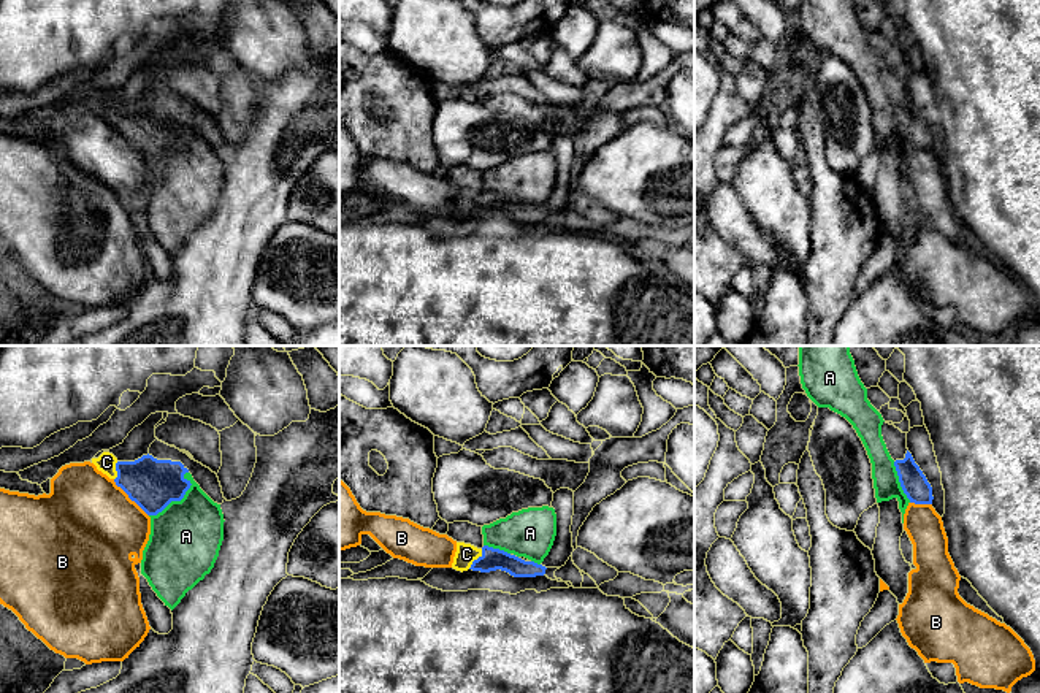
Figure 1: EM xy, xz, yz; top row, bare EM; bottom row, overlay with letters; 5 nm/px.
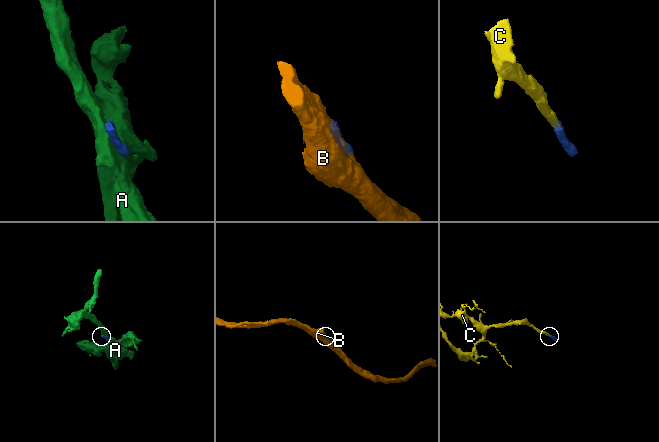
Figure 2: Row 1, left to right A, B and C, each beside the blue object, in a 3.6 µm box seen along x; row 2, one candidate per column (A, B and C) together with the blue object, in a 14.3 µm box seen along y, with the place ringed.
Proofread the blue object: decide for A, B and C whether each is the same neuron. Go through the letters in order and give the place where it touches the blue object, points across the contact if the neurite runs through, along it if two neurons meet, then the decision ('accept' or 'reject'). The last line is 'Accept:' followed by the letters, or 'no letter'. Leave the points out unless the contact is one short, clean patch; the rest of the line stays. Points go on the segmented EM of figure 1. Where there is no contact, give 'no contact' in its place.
A: xy (178, 500) | reject
B: xy (130, 498) | reject
C: xz (477, 558) | across xz (492, 558), (477, 558), (466, 554) | accept
Accept: C

